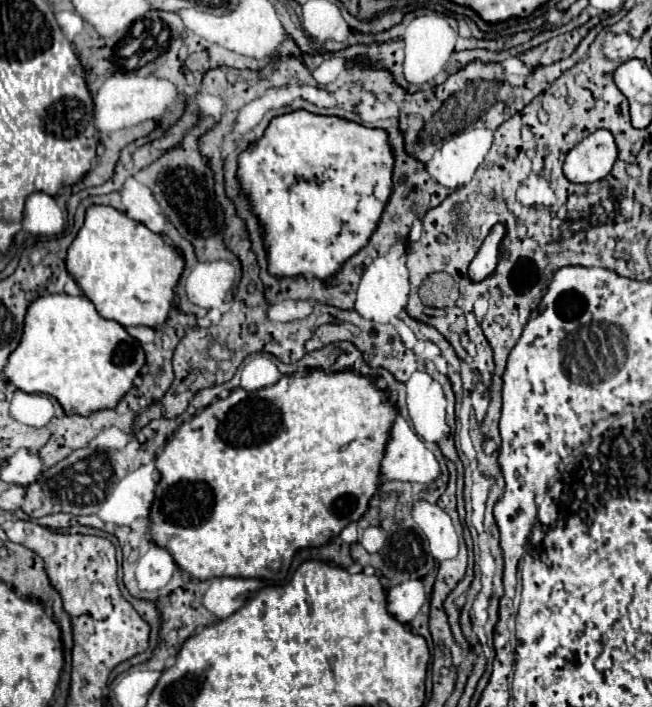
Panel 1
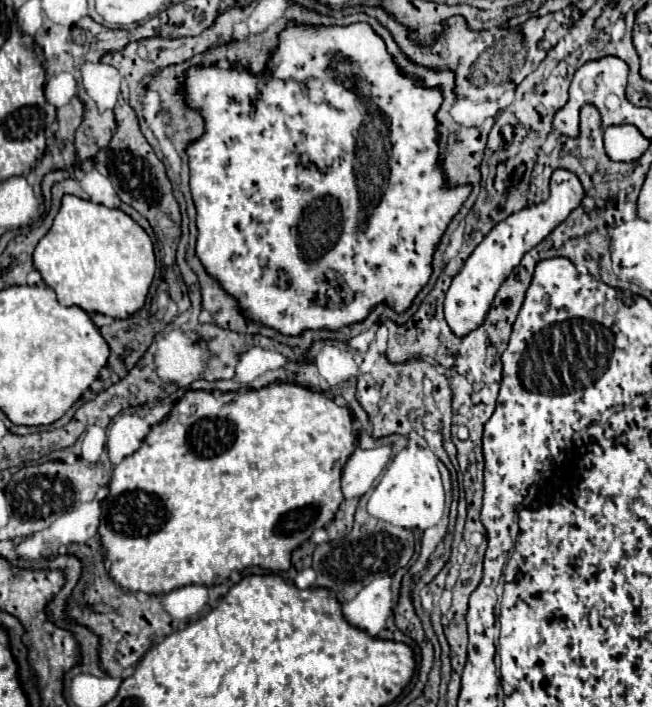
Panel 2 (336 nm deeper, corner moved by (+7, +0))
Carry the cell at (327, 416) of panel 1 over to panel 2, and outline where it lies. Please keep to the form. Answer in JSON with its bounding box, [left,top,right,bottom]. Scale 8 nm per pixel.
[98,384,354,594]

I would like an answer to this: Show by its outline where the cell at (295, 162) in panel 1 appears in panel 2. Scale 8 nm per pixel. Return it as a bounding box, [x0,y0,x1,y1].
[182,20,472,336]

